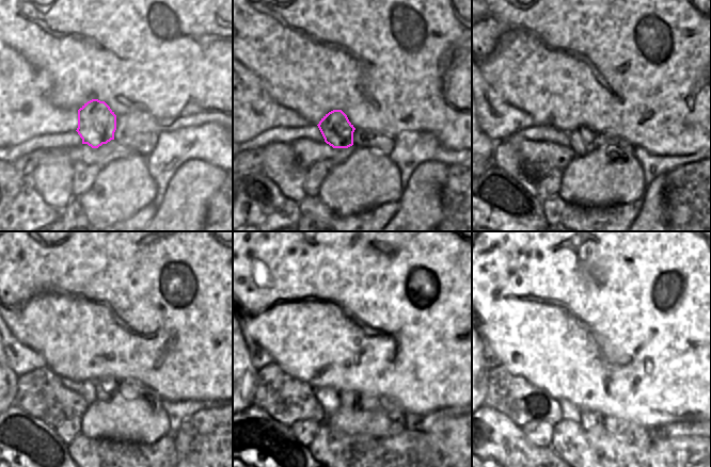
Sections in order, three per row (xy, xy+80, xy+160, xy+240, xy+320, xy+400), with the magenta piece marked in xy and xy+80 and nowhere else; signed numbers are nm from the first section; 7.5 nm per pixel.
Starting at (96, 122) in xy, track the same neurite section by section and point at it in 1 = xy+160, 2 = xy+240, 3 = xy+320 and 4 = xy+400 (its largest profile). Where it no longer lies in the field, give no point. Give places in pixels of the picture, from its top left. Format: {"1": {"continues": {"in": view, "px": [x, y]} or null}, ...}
{"1": {"continues": {"in": "xy+160", "px": [581, 140]}}, "2": {"continues": {"in": "xy+240", "px": [106, 387]}}, "3": {"continues": {"in": "xy+320", "px": [349, 399]}}, "4": {"continues": {"in": "xy+400", "px": [591, 421]}}}

